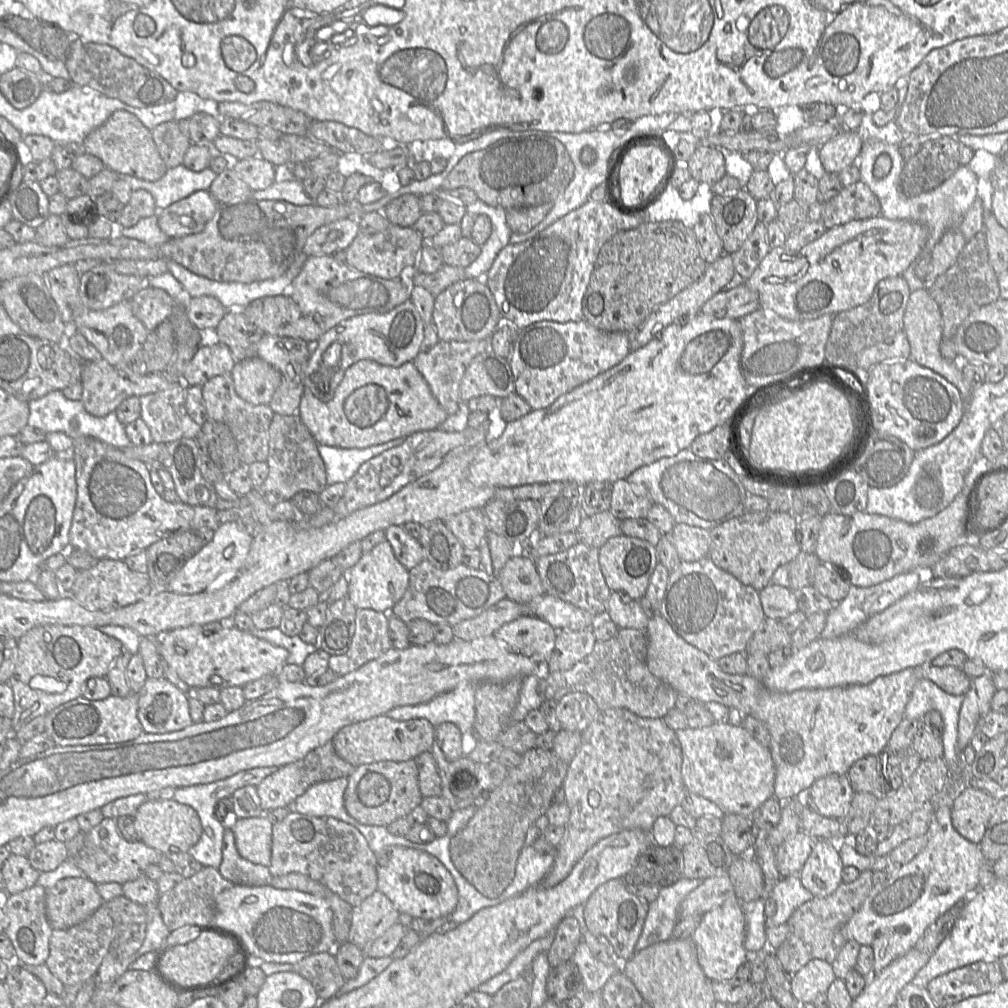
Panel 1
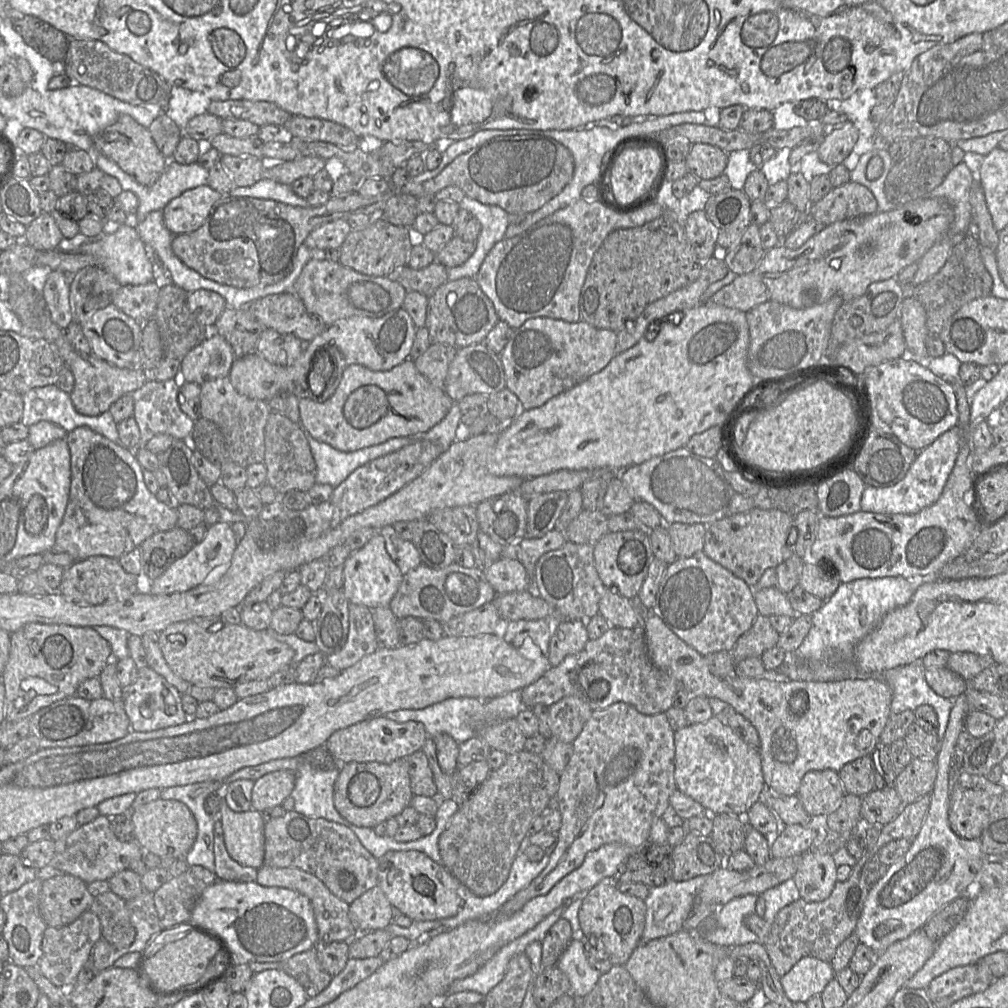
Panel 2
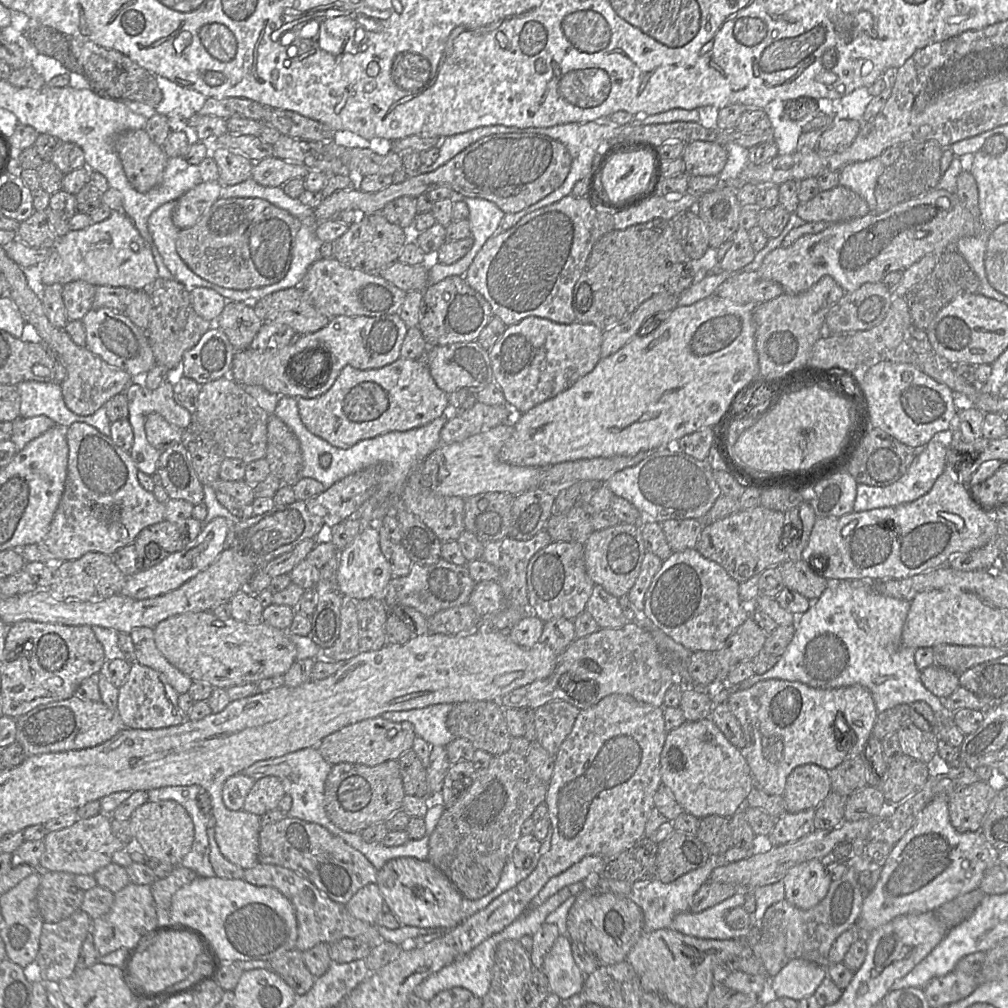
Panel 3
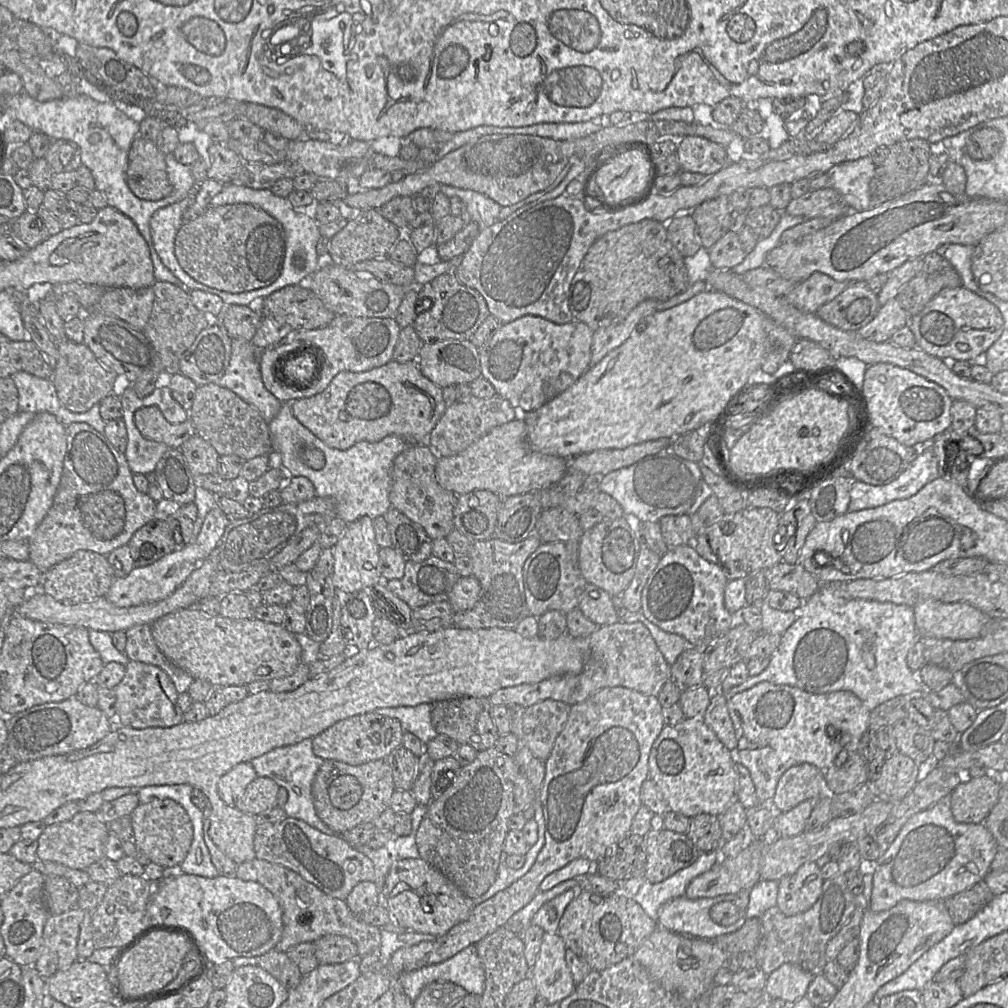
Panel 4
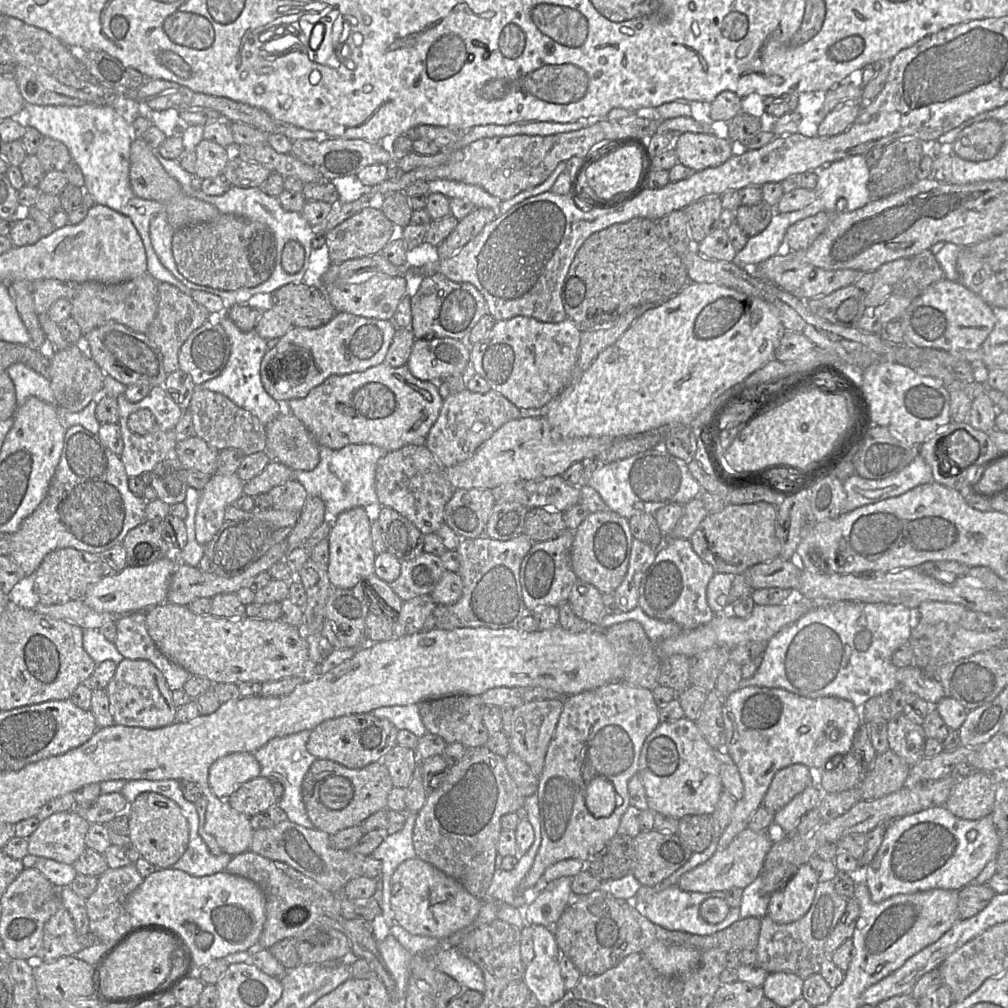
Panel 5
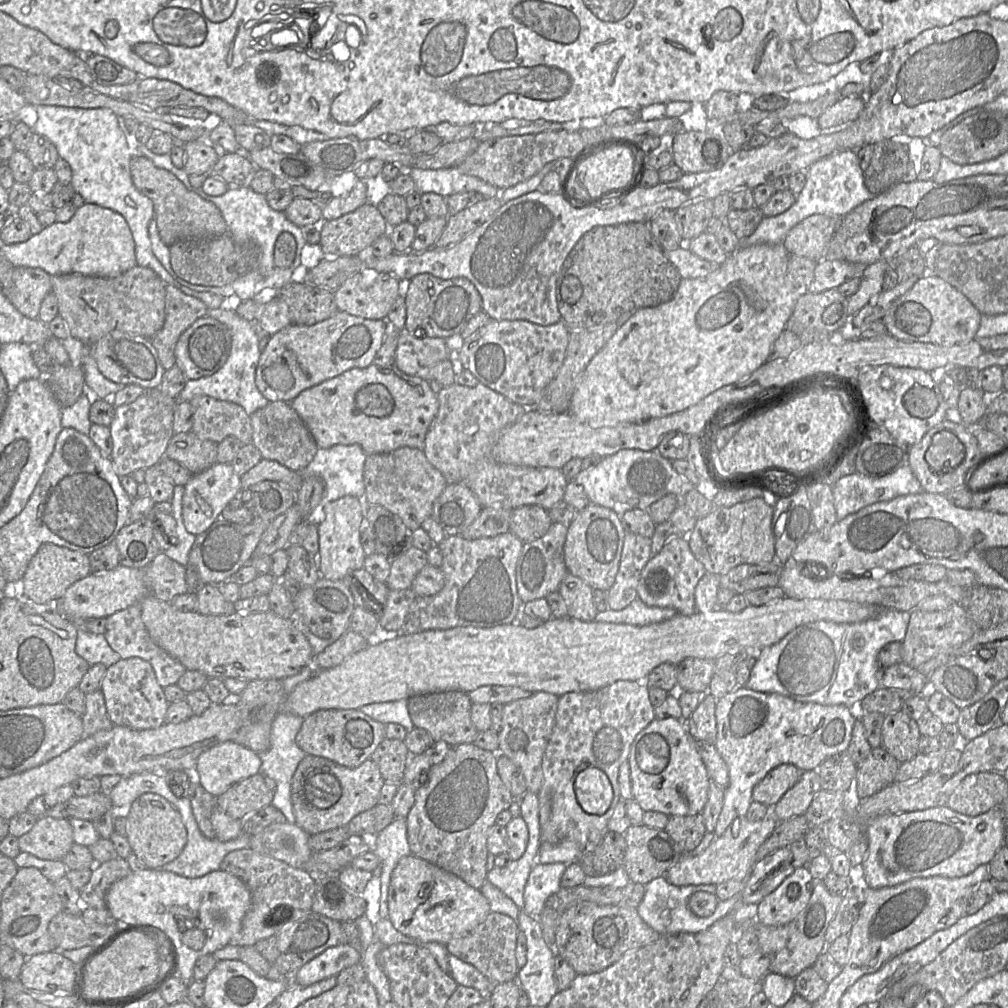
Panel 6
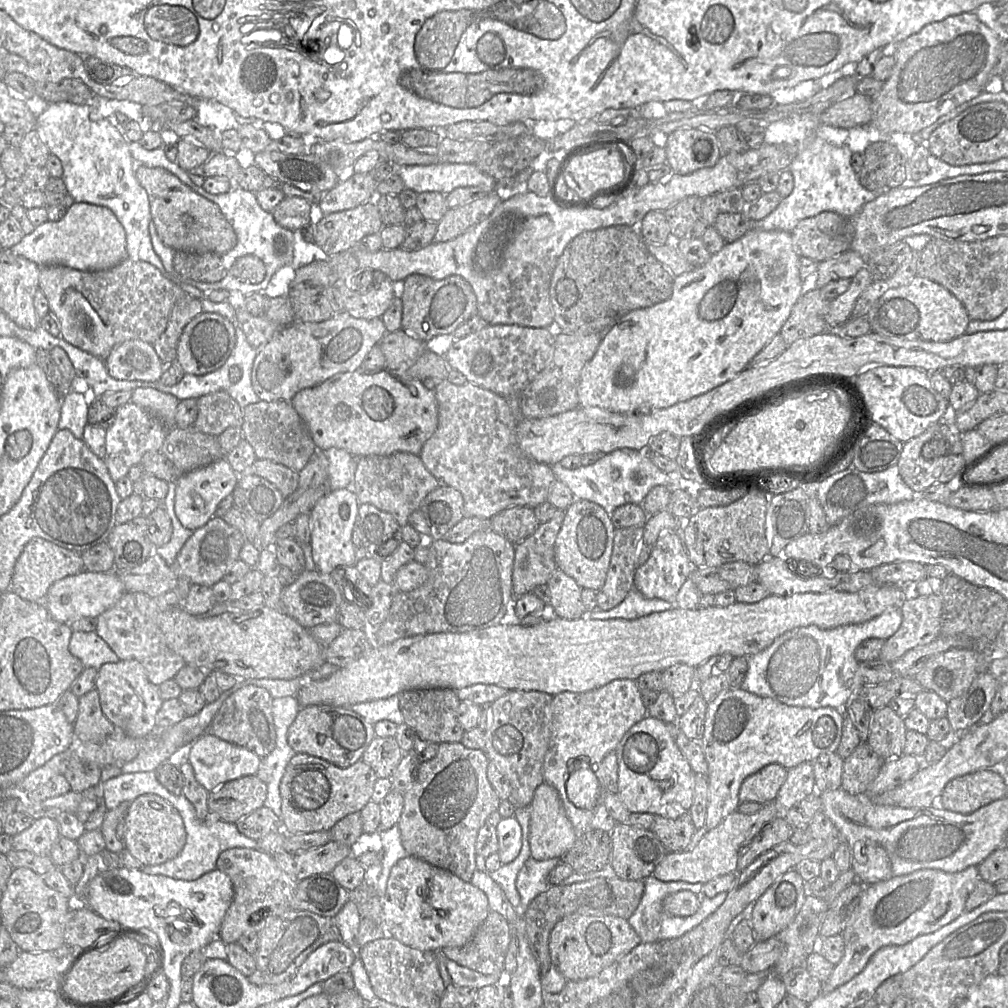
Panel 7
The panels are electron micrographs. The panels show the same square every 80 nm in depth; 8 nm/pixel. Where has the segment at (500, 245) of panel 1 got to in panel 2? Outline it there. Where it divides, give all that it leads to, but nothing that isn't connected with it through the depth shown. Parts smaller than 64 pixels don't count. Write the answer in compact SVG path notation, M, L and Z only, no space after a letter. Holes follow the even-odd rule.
M466 196L459 205L480 222L481 232L472 256L458 267L447 268L450 281L463 277L475 278L488 252L497 242L505 238L509 226L509 214L499 206L486 205Z

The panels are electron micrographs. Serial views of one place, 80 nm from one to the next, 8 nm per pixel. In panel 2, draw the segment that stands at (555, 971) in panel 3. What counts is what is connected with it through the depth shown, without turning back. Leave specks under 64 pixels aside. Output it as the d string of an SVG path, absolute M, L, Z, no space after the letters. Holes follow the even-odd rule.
M574 939L560 956L556 967L567 976L571 994L576 998L589 994L601 976L601 973L588 962L582 941Z

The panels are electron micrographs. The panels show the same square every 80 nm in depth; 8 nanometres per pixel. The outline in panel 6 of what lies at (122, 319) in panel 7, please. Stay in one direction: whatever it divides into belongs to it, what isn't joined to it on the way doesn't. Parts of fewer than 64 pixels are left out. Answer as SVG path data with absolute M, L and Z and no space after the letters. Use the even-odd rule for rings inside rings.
M139 265L115 277L78 273L51 276L51 292L58 301L58 315L67 323L71 336L88 347L116 330L151 339L165 321L166 286L157 273Z

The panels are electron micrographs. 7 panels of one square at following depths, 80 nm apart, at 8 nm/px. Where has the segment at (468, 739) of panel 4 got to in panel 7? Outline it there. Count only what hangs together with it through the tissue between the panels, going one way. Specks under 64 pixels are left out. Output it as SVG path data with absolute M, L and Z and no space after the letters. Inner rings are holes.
M414 689L398 694L399 708L404 723L412 728L422 742L458 743L465 730L458 720L461 704L456 691L452 689Z

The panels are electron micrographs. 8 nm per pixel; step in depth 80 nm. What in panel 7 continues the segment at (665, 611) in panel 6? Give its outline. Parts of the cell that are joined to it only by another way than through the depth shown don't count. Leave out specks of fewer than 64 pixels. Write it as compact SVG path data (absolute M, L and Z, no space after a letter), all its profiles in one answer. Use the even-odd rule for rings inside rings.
M635 587L629 591L625 599L616 607L609 610L599 608L587 611L586 615L592 619L625 618L636 619L652 613L673 609L673 604L662 599L648 599Z

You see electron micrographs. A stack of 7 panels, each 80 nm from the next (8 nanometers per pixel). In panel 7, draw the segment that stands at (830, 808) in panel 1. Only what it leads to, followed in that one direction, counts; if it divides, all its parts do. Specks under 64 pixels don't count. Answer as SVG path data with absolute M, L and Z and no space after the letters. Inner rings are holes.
M769 764L748 776L740 787L740 802L766 804L775 801L787 779L787 772L788 769L780 764Z

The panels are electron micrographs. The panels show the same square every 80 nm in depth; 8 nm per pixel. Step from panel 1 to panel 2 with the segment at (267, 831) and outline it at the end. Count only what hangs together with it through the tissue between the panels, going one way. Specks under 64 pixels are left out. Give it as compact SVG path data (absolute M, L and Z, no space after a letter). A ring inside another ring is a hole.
M221 799L220 820L230 857L243 866L261 868L265 853L262 813L253 809L235 812L228 807L225 799Z

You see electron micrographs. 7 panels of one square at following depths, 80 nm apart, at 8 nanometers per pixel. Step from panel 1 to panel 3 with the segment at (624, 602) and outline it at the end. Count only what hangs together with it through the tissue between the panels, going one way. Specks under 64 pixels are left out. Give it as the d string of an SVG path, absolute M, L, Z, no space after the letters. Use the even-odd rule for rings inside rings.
M599 585L594 586L585 611L595 619L601 629L618 629L629 623L623 614L618 598L609 594Z

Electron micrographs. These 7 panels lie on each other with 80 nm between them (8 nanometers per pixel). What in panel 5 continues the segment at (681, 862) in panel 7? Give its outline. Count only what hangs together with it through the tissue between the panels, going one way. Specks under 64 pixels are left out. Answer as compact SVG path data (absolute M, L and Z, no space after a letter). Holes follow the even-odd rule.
M746 828L725 849L718 849L706 862L683 874L678 887L686 892L722 891L733 887L743 889L761 874L771 846L772 841L766 830L753 831Z

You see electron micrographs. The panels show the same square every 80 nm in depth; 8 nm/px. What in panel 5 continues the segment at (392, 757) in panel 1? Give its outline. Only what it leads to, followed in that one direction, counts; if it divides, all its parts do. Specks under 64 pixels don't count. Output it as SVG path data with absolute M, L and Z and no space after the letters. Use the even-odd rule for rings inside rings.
M371 713L352 714L328 719L310 731L306 744L307 751L317 759L328 759L350 769L363 768L381 761L397 745L398 729L386 719Z

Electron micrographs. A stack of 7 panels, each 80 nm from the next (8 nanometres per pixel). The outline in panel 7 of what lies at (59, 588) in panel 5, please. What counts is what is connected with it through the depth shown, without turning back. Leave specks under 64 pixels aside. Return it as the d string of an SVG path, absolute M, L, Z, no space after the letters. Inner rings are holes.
M35 537L25 545L16 561L10 590L25 600L42 602L55 582L81 571L84 571L84 564L80 553L60 547L41 537Z

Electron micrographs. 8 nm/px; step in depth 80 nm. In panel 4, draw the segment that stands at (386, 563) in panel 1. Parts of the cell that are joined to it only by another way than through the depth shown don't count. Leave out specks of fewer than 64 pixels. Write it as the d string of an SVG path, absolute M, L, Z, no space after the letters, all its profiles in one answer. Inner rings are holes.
M362 516L347 523L337 543L332 546L334 567L331 574L332 582L337 590L346 593L369 590L382 581L379 563L379 550L373 525L373 519Z

